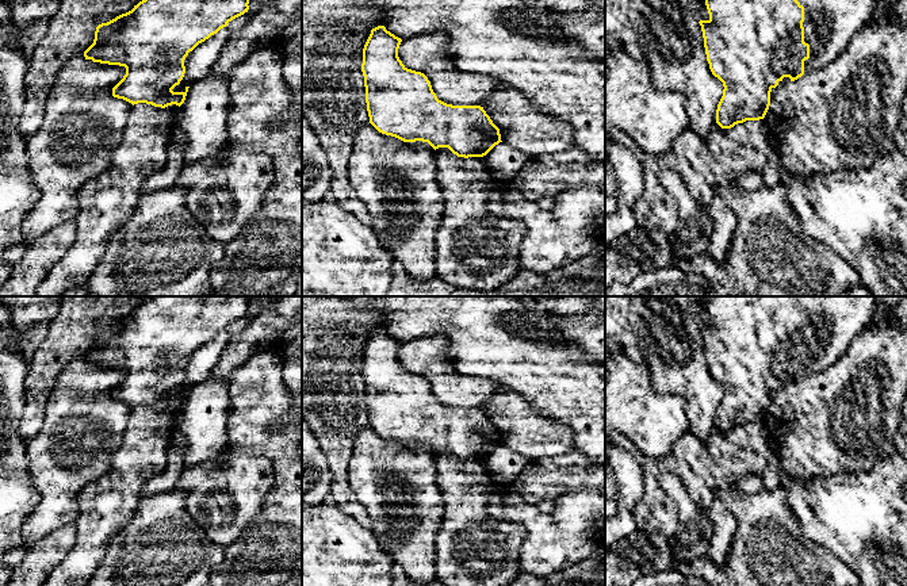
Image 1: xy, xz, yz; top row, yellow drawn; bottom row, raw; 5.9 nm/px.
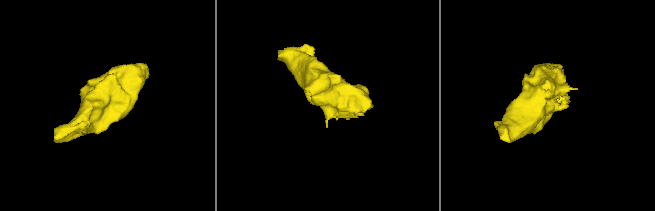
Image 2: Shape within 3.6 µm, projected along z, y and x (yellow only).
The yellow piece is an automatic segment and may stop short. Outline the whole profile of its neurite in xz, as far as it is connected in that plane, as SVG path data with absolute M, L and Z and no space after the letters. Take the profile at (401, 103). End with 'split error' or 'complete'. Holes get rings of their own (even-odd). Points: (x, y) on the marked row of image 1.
M378 26L363 49L366 103L370 123L382 134L403 142L428 142L435 150L448 148L458 157L483 157L501 141L500 129L481 106L452 106L437 99L428 77L407 69L398 57L402 39Z; complete

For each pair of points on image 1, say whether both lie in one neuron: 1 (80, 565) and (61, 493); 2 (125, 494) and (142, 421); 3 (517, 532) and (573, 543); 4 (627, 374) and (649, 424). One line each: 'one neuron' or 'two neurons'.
1: two neurons
2: one neuron
3: two neurons
4: one neuron

